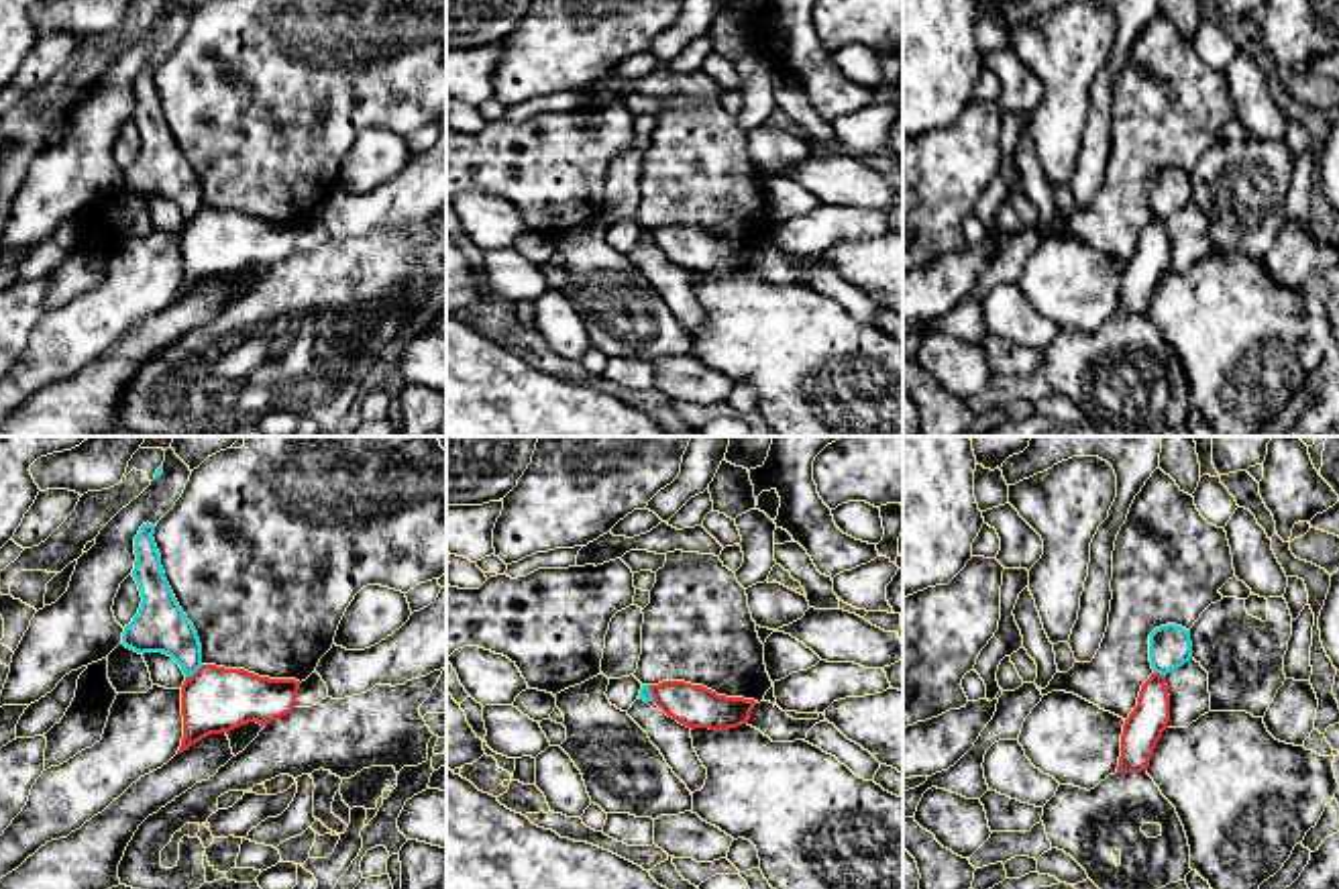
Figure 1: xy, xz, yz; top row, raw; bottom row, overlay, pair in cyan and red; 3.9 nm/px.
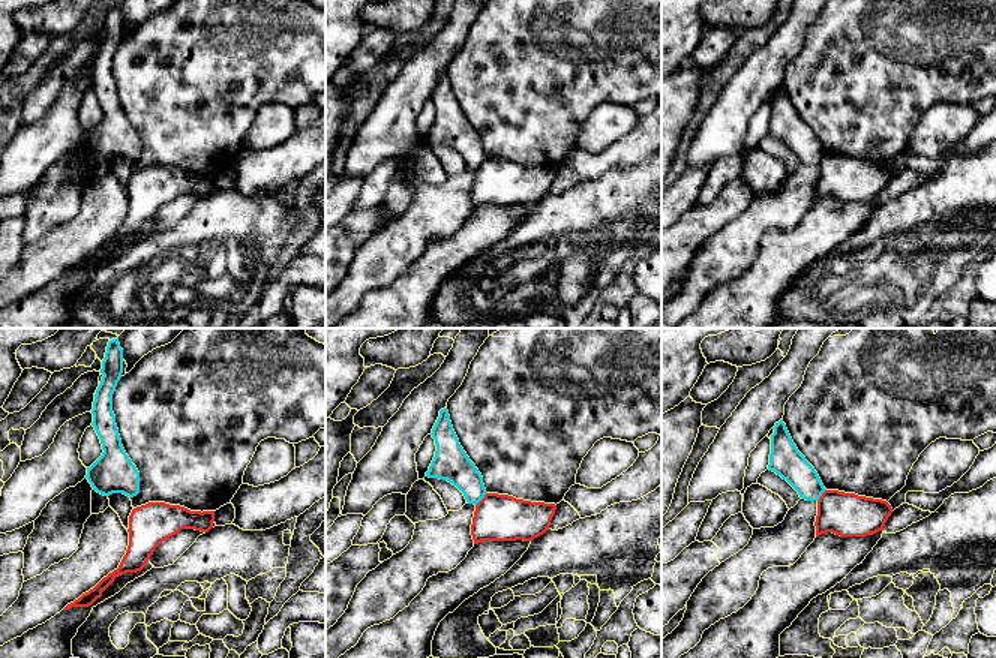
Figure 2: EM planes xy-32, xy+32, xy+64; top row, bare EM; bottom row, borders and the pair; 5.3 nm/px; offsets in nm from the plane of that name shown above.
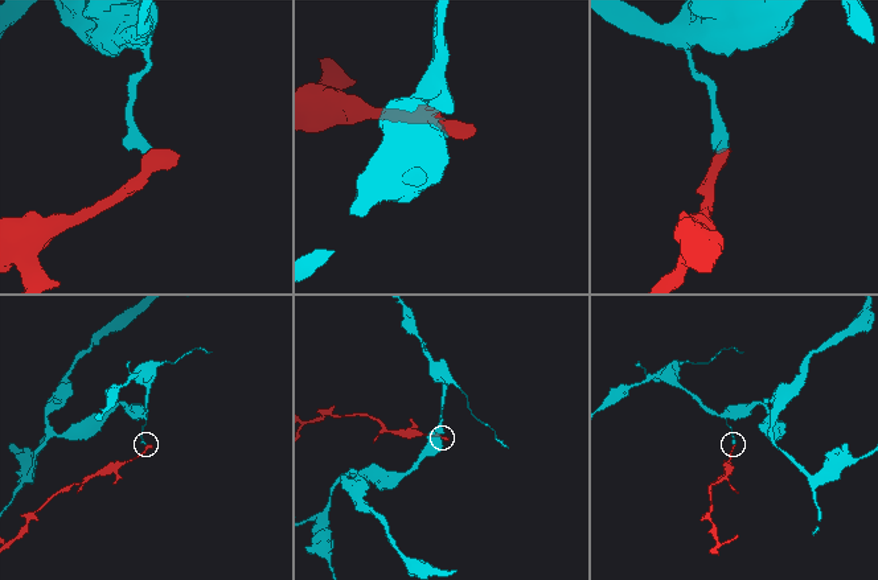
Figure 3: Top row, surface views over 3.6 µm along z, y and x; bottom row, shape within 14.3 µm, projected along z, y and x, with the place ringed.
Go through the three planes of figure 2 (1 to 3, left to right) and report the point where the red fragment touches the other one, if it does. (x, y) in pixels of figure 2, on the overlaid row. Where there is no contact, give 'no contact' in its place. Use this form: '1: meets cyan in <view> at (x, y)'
1: no contact
2: meets cyan in xy+32 at (482, 498)
3: meets cyan in xy+64 at (821, 495)

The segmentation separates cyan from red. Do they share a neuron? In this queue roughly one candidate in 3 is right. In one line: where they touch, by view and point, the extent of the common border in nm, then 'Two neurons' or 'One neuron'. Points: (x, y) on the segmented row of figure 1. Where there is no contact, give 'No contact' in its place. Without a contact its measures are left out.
Touches cyan at xy (194, 671). Shared border 90 nm. Two neurons

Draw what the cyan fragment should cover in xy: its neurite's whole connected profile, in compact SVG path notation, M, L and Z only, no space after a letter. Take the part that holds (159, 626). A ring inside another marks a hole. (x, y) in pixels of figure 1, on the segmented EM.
M147 522L135 536L132 577L143 602L139 614L124 626L122 644L139 655L163 652L192 677L202 667L202 644L165 579L153 534L155 526Z

